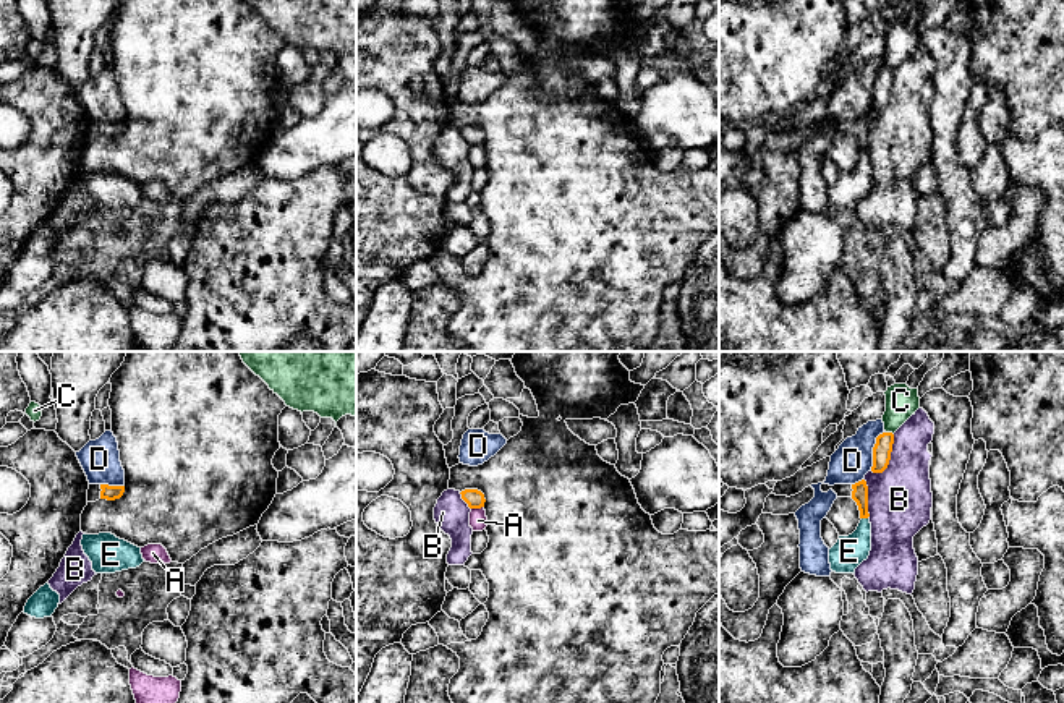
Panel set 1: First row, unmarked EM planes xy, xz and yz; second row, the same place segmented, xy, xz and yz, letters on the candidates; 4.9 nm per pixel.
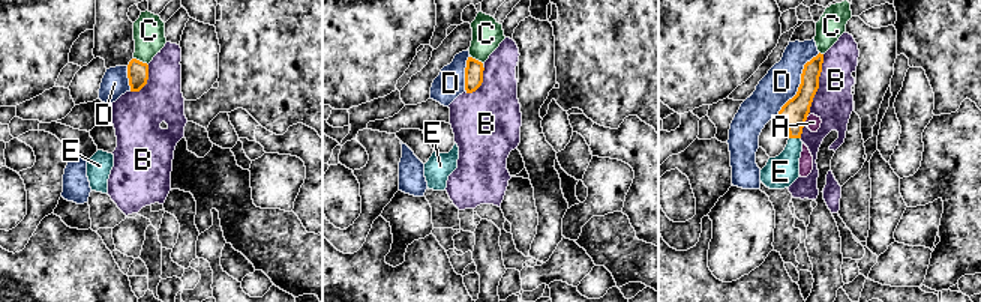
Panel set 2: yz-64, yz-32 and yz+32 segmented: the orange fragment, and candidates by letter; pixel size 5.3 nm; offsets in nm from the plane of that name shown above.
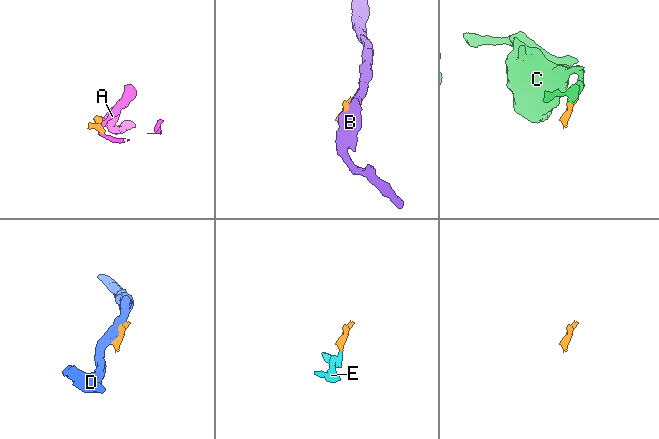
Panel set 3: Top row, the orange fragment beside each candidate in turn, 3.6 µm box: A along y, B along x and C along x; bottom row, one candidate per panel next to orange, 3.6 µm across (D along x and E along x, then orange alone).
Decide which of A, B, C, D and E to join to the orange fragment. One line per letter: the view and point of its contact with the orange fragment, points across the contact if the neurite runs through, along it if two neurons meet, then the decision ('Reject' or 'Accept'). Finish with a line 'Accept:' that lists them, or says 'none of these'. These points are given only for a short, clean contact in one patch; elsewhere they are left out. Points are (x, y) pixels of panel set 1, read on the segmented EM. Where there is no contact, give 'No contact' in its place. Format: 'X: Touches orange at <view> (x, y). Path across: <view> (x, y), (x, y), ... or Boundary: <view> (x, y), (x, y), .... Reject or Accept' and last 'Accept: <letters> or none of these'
A: Touches orange at xz (476, 507). Boundary: xz (483, 506), (472, 509). Reject
B: Touches orange at yz (889, 457). Reject
C: Touches orange at yz (889, 433). Boundary: yz (886, 431), (893, 434). Reject
D: Touches orange at yz (873, 449). Reject
E: Touches orange at yz (865, 517). Path across: yz (860, 489), (865, 517), (863, 533), (849, 551). Accept
Accept: E

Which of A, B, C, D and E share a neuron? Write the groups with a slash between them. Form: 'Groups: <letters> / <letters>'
Groups: A / B / C / D / E

